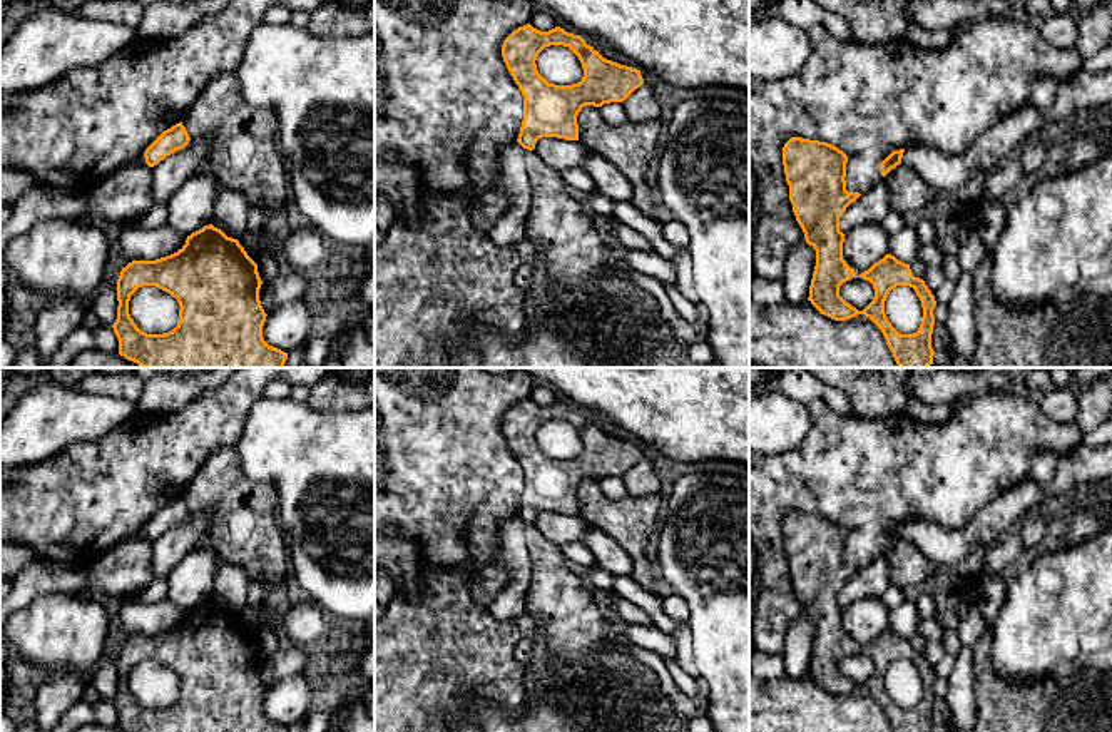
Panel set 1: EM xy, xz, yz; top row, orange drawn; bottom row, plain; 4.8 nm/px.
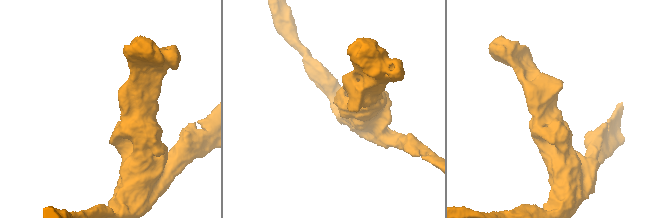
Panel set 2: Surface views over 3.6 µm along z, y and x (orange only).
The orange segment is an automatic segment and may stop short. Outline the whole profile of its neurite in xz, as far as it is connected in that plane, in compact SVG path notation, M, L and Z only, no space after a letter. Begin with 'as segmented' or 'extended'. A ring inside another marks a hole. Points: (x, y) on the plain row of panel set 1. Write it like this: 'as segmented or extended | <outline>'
as segmented | M530 398L513 404L502 419L503 436L523 470L523 495L517 516L528 525L542 511L557 511L565 515L579 515L577 490L585 480L602 481L610 476L624 476L635 463L644 458L640 445L620 440L604 433L594 421L587 419L580 409L565 406L555 401L548 406L540 406ZM550 419L569 421L580 435L584 451L572 460L548 458L537 445L538 428Z

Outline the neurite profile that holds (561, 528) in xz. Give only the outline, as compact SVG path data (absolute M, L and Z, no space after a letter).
M542 511L533 523L538 531L559 546L572 541L584 541L589 530L587 521L579 515L565 515L557 511Z

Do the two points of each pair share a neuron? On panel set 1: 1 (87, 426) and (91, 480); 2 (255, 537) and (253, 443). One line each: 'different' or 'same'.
1: different
2: different

